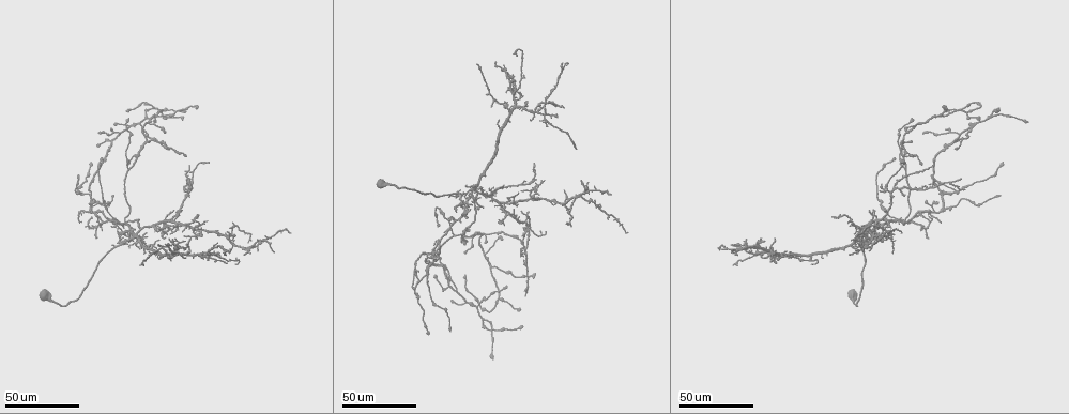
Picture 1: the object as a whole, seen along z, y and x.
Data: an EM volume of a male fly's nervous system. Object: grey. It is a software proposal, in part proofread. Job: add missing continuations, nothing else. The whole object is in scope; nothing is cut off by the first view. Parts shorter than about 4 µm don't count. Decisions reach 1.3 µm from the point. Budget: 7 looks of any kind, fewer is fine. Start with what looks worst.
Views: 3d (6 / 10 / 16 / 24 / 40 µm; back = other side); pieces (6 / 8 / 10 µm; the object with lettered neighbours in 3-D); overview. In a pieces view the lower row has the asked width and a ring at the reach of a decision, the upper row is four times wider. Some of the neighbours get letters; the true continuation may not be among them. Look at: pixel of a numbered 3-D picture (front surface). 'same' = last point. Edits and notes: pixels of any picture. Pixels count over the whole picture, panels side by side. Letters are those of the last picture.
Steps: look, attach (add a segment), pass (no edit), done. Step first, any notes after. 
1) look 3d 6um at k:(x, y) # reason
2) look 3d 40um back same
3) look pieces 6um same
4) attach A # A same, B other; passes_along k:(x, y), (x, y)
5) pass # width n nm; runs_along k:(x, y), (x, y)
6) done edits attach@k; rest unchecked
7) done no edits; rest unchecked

look 3d 24um at 1:(960, 178) # an open end

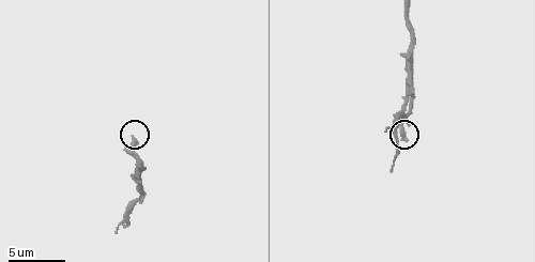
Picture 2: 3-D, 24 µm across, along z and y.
look pieces 8um at 2:(133, 136)

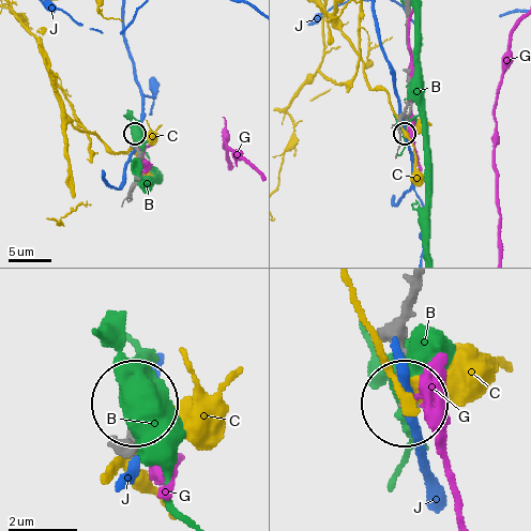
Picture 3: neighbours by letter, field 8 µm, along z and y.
pass # B other, C other, G other, J other; none of them fits

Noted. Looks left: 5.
look 3d 40um at 1:(182, 230) # branch stops here

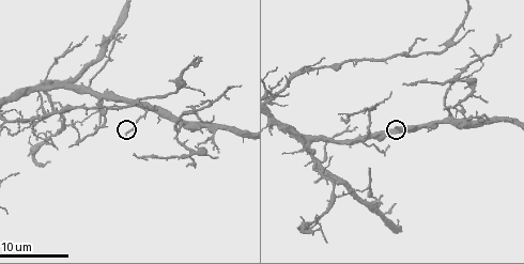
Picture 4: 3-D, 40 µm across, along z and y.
look pieces 8um at 4:(396, 128)

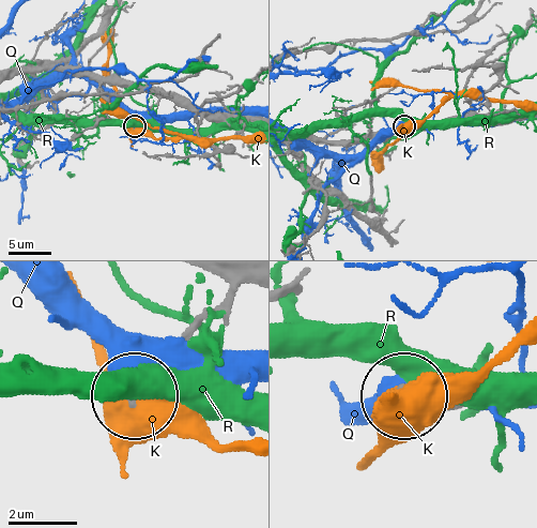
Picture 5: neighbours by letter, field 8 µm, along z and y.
pass # K other, Q other, R other; no lettered segment goes on from it

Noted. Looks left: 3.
look 3d 40um at 1:(113, 227) # free end

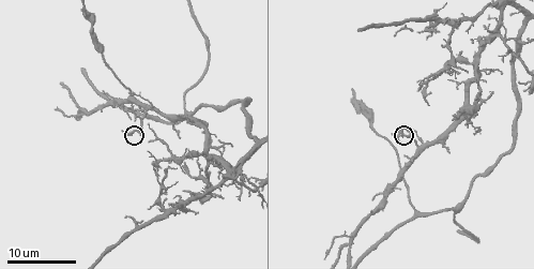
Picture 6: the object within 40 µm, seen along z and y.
look pieces 10um at 6:(399, 144)

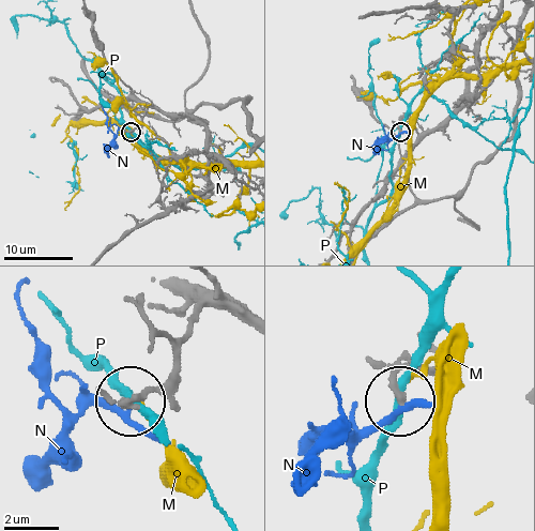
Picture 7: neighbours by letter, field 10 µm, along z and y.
pass # width 270 nm; M other, N other, P other; none of them fits

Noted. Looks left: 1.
done no edits; rest unchecked

